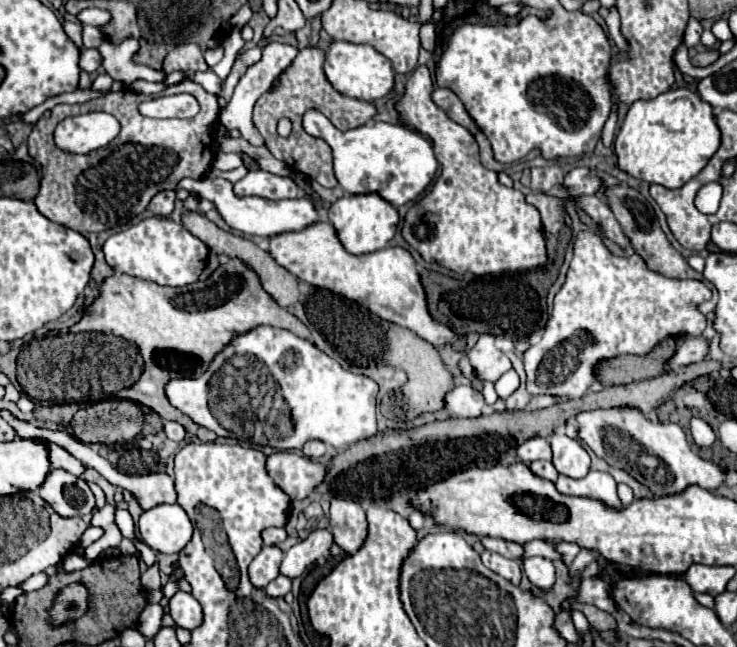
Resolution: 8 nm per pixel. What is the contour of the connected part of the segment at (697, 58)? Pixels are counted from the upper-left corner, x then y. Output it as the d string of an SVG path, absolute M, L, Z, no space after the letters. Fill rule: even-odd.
M708 49L708 51L696 53L694 57L690 57L690 63L692 63L694 67L708 67L708 65L712 65L718 57L720 57L720 51L718 51L718 49Z

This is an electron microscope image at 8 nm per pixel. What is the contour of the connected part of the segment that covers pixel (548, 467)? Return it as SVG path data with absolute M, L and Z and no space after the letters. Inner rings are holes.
M532 461L530 471L542 479L548 479L548 481L554 481L558 477L558 471L552 465L552 461Z

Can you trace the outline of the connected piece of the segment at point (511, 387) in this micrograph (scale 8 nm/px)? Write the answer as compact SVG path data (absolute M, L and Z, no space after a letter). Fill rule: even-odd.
M514 369L506 371L506 373L494 383L496 393L498 393L498 397L502 397L502 399L506 399L508 395L512 395L512 393L518 389L518 385L520 385L520 379L518 379L518 373L516 373Z

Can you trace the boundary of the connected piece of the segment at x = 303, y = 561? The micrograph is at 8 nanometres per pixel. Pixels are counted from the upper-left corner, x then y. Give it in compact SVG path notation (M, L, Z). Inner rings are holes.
M316 529L308 535L308 539L300 541L298 545L294 545L286 555L284 561L280 565L280 573L294 579L300 577L302 571L314 563L320 557L328 557L330 555L330 547L334 543L332 531L328 529Z

